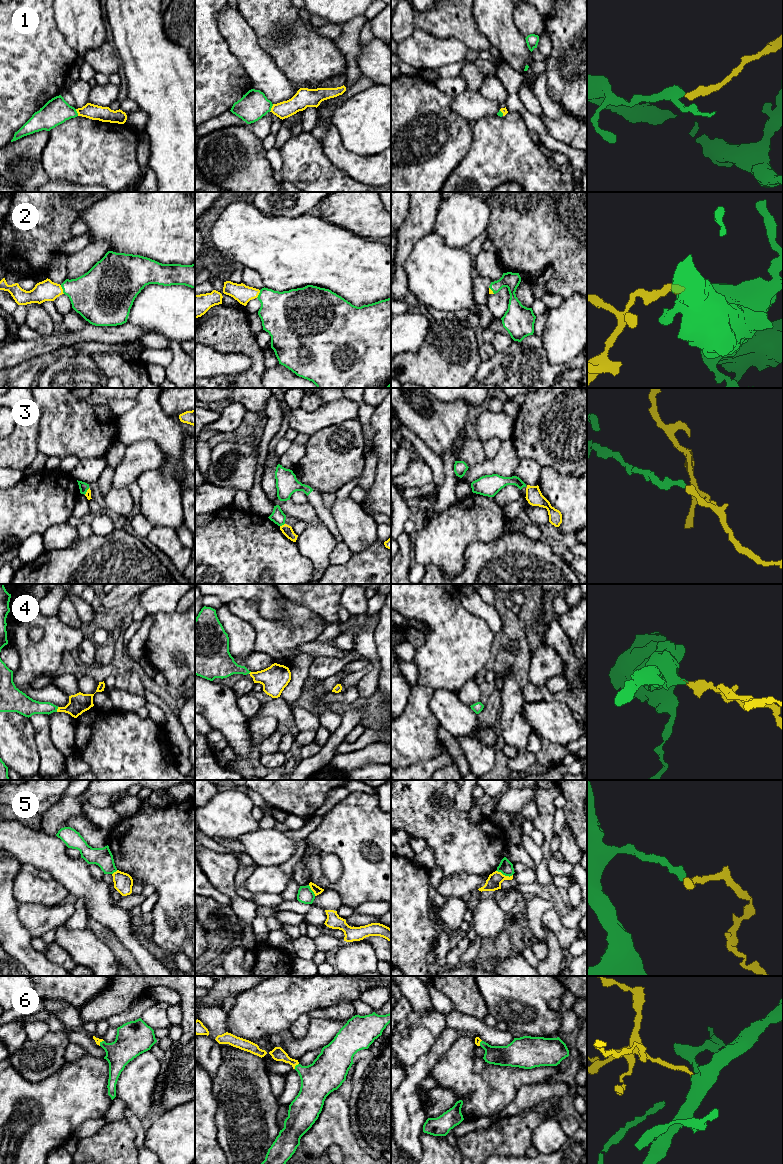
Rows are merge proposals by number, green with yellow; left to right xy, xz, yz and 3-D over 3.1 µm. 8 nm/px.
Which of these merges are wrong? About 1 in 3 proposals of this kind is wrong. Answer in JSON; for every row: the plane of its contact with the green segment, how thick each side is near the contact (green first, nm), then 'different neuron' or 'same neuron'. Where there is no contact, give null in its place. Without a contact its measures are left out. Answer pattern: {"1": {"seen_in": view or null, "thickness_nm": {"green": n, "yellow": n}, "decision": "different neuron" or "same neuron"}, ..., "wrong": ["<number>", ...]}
{"1": {"seen_in": "xz", "thickness_nm": {"green": 220, "yellow": 150}, "decision": "same neuron"}, "2": {"seen_in": "xy", "thickness_nm": {"green": 360, "yellow": 160}, "decision": "same neuron"}, "3": {"seen_in": "xz", "thickness_nm": {"green": 110, "yellow": 90}, "decision": "different neuron"}, "4": {"seen_in": "xy", "thickness_nm": {"green": 160, "yellow": 160}, "decision": "same neuron"}, "5": {"seen_in": "yz", "thickness_nm": {"green": 110, "yellow": 120}, "decision": "different neuron"}, "6": {"seen_in": "xz", "thickness_nm": {"green": 280, "yellow": 110}, "decision": "same neuron"}, "wrong": ["3", "5"]}

